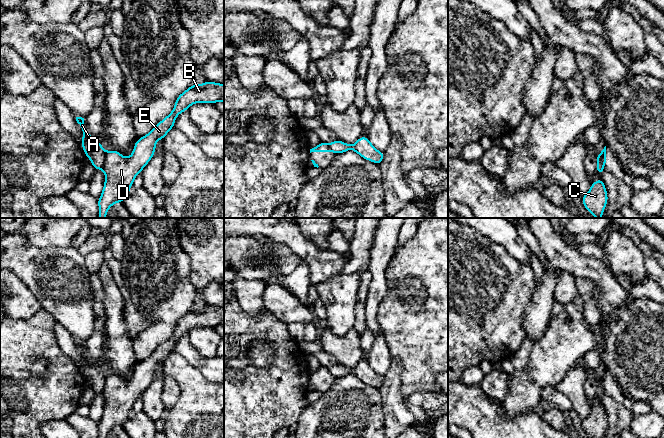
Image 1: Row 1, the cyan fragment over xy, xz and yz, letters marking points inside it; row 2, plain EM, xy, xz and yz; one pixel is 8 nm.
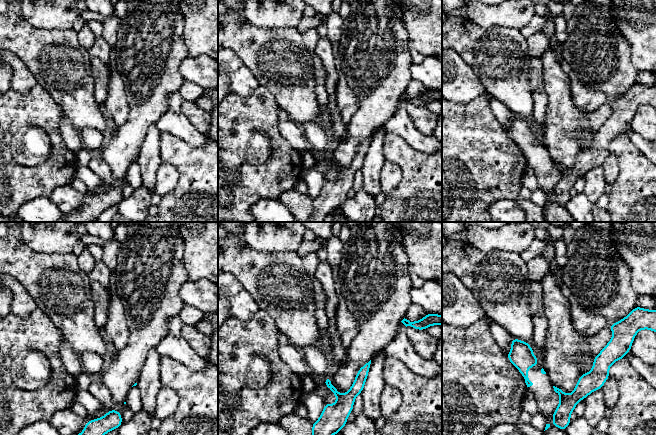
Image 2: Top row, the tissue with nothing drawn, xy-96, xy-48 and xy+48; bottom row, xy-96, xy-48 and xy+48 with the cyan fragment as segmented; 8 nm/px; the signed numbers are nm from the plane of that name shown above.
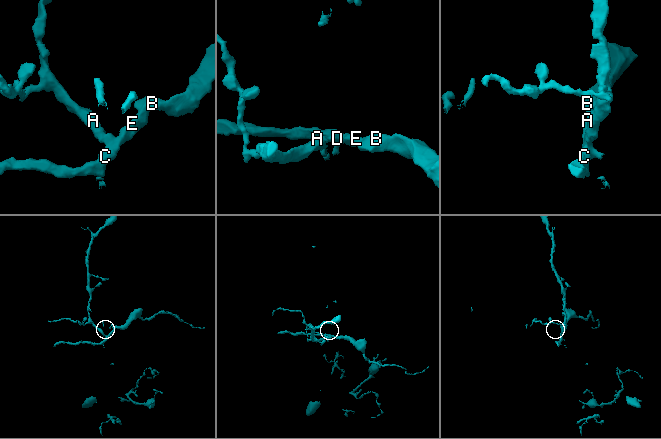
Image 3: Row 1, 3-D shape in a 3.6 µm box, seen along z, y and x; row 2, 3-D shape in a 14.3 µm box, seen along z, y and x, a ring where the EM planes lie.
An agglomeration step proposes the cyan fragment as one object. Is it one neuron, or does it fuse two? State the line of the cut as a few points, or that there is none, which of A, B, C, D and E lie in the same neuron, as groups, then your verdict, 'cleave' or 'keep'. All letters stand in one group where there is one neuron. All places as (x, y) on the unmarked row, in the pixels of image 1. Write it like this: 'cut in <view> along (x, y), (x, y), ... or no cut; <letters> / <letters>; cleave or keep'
cut in xy along (107, 376), (101, 393); A / B C D E; cleave

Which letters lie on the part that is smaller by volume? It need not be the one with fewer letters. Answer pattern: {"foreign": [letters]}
{"foreign": ["B", "C", "D", "E"]}

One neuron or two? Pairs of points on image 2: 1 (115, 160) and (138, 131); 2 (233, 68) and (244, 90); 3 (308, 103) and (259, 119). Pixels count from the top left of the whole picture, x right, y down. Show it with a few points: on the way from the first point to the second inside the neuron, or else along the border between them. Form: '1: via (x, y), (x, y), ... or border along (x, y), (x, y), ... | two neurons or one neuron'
1: via (119, 153), (131, 138) | one neuron
2: via (238, 73), (244, 85) | one neuron
3: border along (267, 89), (281, 108) | two neurons

